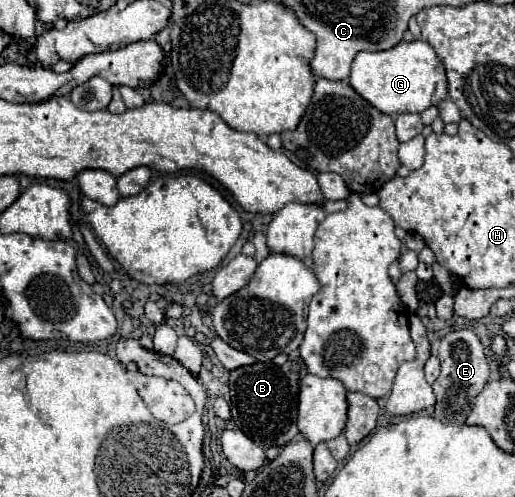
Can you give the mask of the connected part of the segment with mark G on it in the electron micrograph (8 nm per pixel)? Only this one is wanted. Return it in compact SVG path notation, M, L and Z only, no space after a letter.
M402 41L396 47L388 49L388 51L362 51L356 55L354 63L352 63L352 73L350 73L350 85L368 101L372 103L376 109L380 109L382 113L388 115L398 115L398 113L422 113L424 109L432 107L432 105L440 105L446 95L448 95L448 79L446 79L446 71L444 65L440 61L440 57L436 55L434 47L428 45L426 41Z

